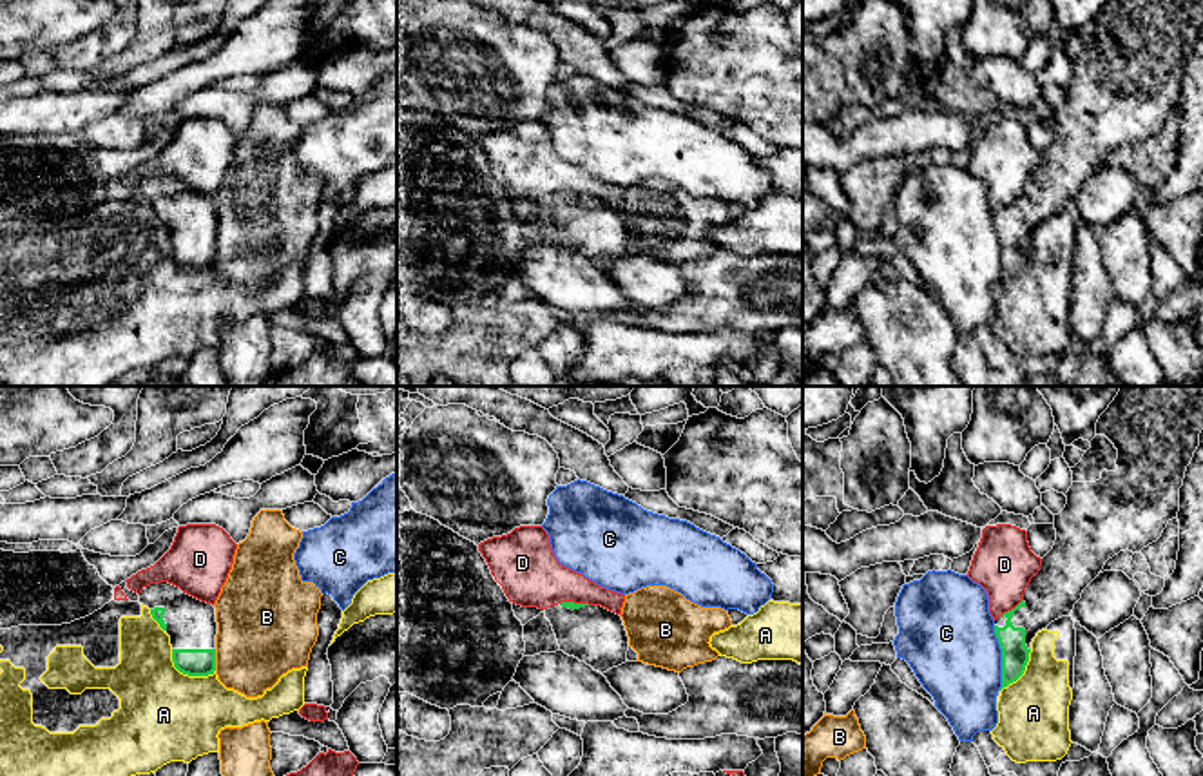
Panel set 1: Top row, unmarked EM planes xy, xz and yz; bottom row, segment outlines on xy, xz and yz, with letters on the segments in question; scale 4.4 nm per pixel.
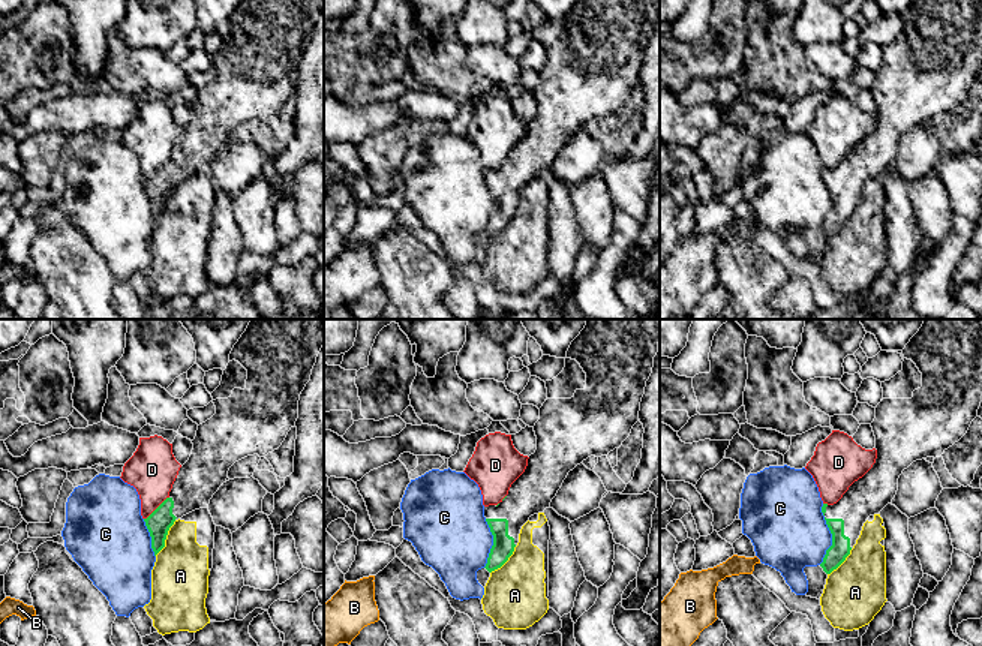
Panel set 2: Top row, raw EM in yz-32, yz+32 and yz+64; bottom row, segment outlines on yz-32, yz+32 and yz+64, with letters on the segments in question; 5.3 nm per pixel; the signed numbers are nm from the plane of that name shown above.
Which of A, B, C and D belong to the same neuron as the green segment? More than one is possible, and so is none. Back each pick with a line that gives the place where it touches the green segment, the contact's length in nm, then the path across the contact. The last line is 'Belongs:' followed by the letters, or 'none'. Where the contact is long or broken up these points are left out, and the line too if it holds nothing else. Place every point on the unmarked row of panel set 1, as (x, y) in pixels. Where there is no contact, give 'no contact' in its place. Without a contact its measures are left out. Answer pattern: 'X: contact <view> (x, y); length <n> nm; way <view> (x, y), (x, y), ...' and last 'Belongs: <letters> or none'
Belongs: none

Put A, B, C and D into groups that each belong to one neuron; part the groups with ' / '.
A / B / C / D

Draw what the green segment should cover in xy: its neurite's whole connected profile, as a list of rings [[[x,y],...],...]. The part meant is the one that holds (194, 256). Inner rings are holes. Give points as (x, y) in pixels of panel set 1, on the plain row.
[[[168,176],[143,181],[138,196],[150,203],[152,212],[170,230],[172,256],[179,267],[188,270],[214,268],[217,216],[212,198],[194,192]]]

